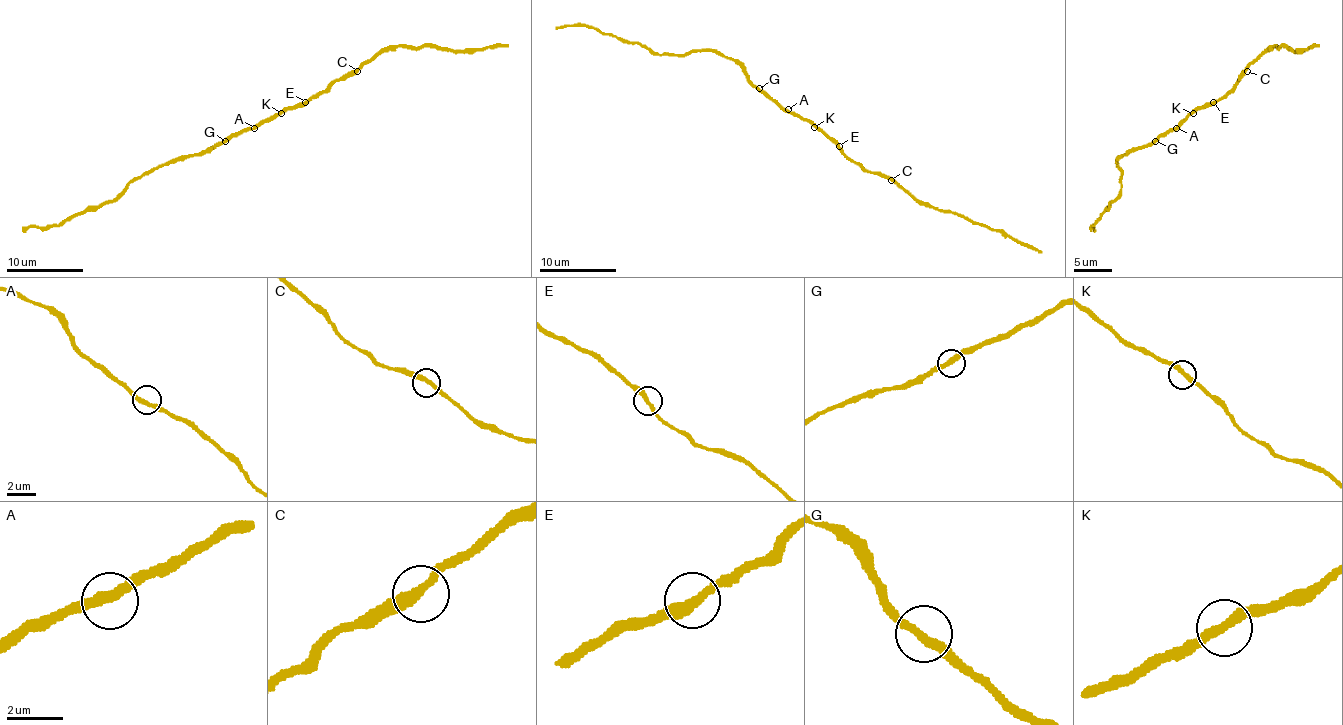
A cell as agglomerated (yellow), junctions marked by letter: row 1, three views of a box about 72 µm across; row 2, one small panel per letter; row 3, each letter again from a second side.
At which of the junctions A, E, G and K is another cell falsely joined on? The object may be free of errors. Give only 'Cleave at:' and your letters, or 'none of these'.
Cleave at: none of these

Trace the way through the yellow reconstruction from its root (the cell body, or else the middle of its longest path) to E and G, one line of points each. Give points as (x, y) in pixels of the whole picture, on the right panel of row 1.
E: (1183, 120), (1195, 109), (1206, 107), (1212, 101)
G: (1183, 120), (1155, 141)

